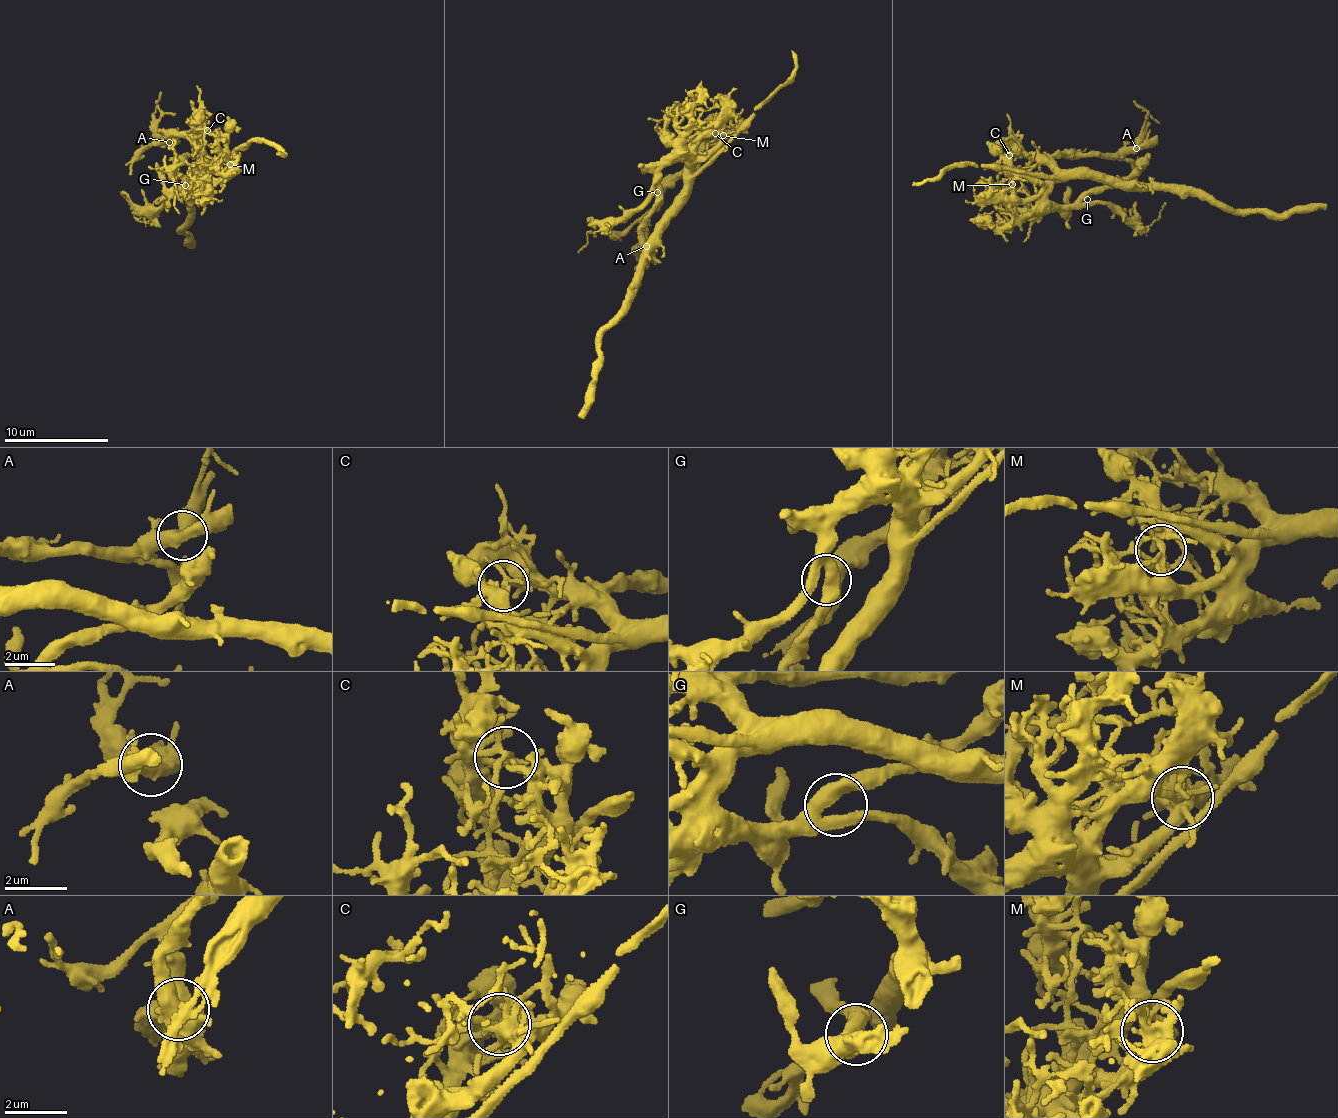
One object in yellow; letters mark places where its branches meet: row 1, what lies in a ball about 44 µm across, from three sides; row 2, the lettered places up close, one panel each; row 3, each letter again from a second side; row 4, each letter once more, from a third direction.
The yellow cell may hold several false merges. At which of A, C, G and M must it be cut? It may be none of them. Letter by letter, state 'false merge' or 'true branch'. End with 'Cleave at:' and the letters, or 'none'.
A: true branch
C: true branch
G: true branch
M: true branch
Cleave at: none

